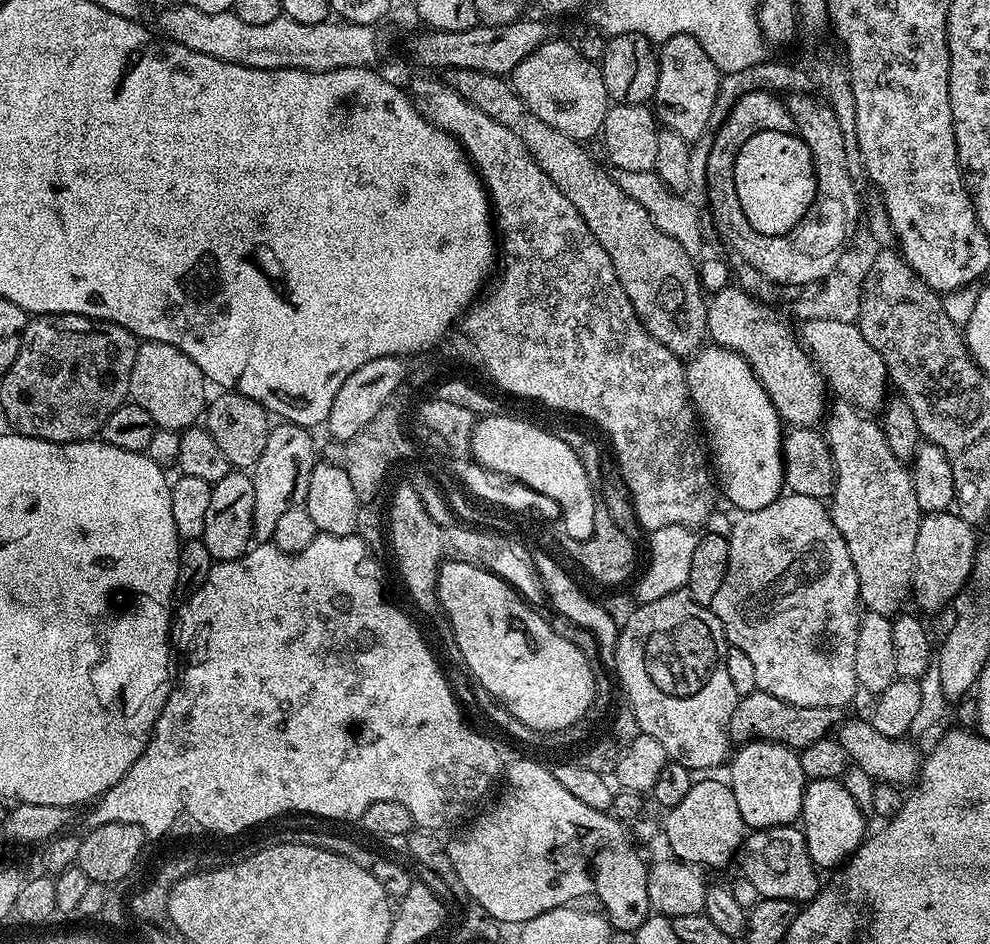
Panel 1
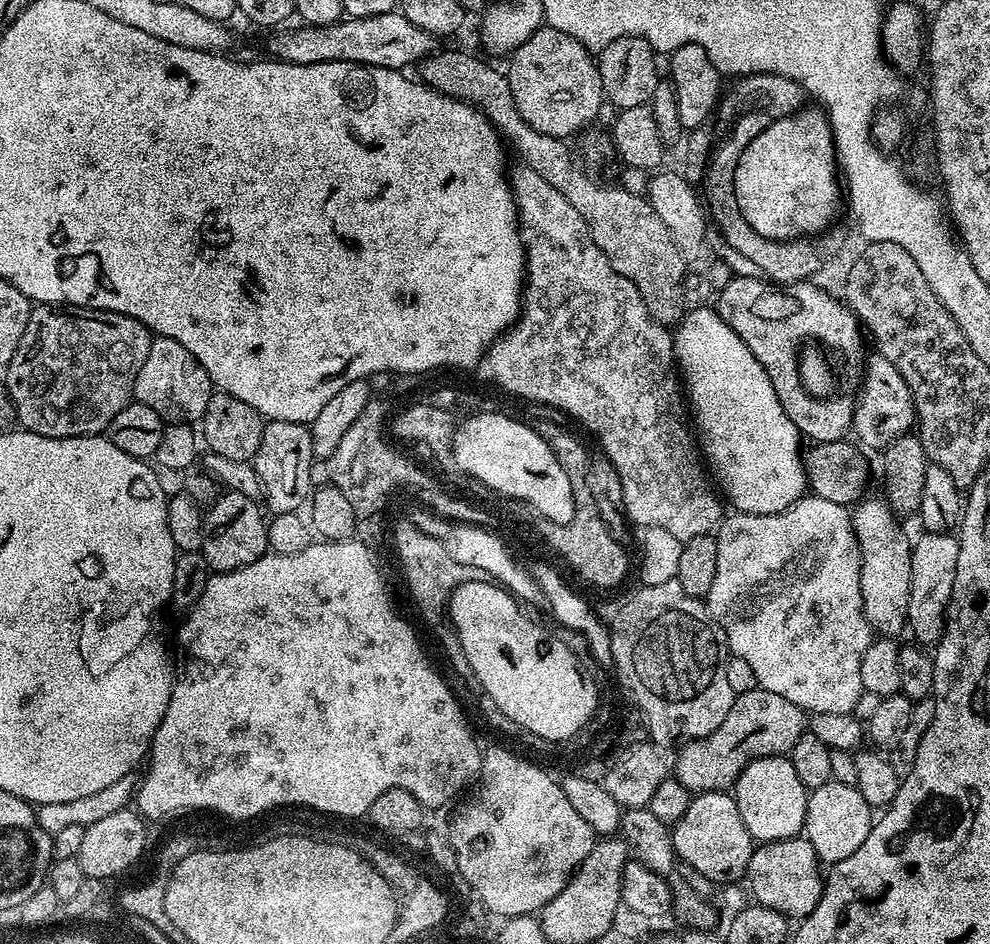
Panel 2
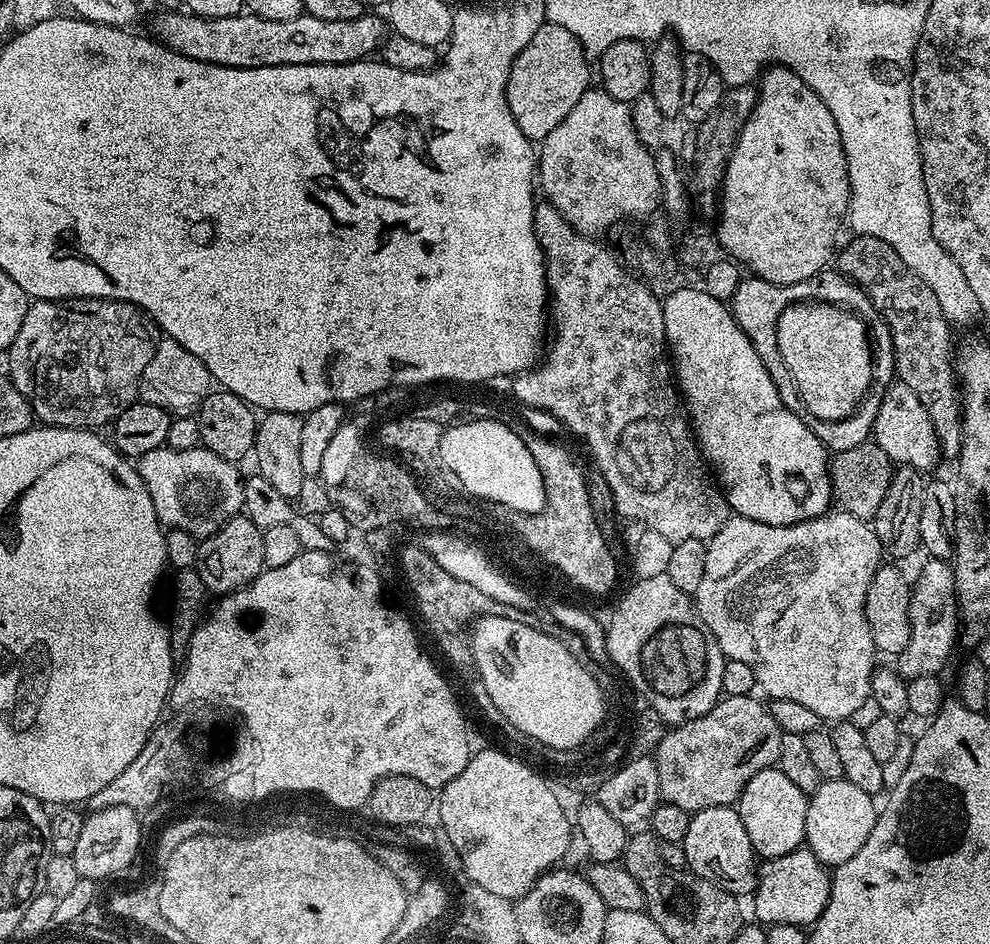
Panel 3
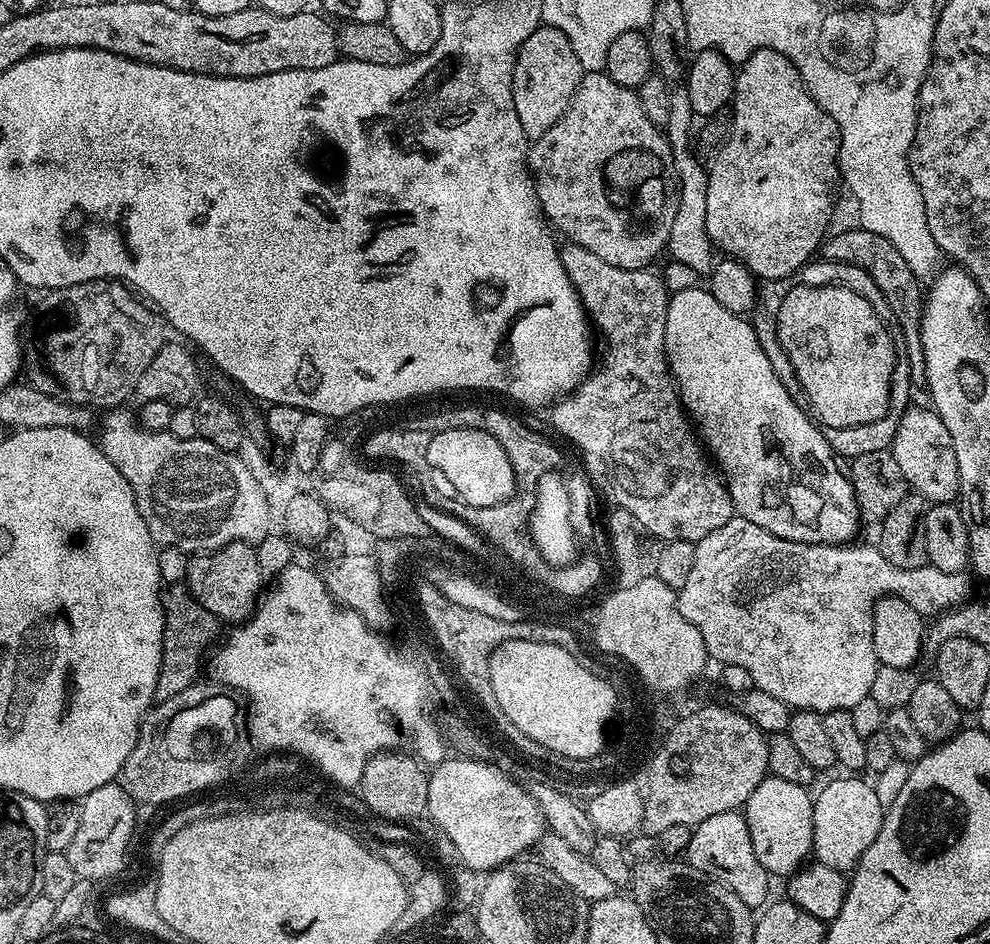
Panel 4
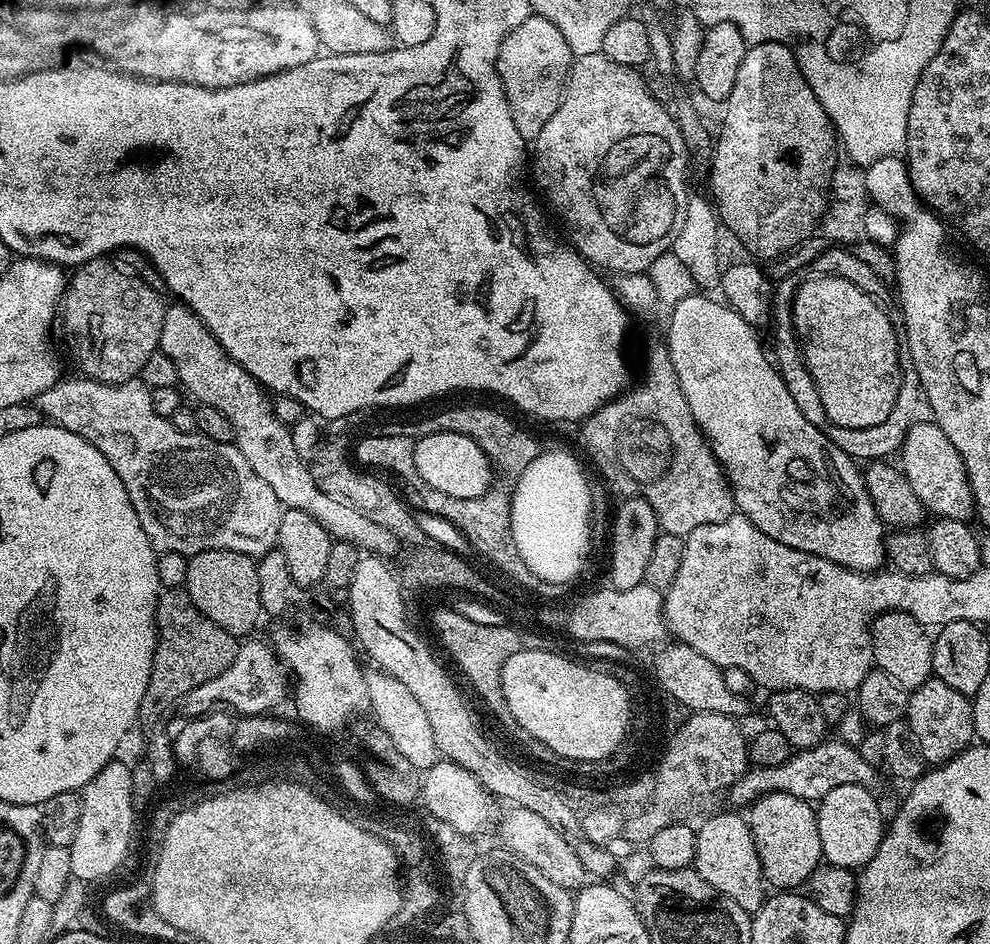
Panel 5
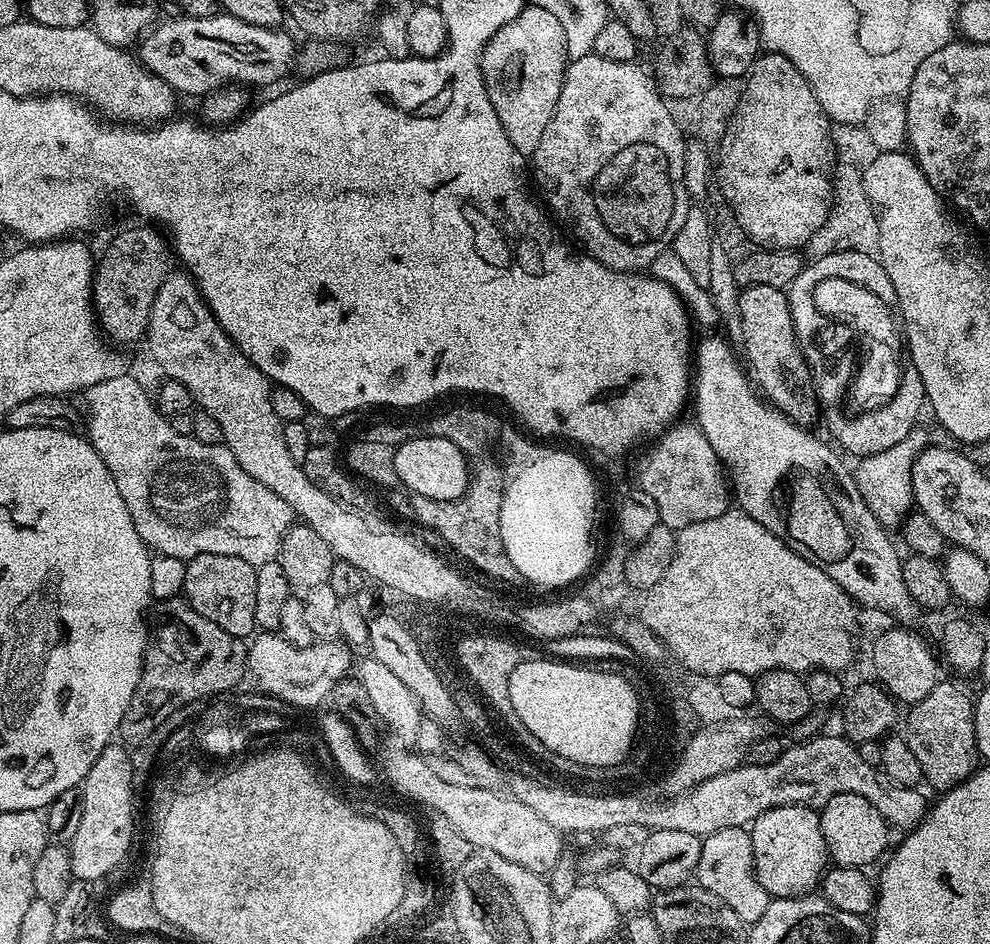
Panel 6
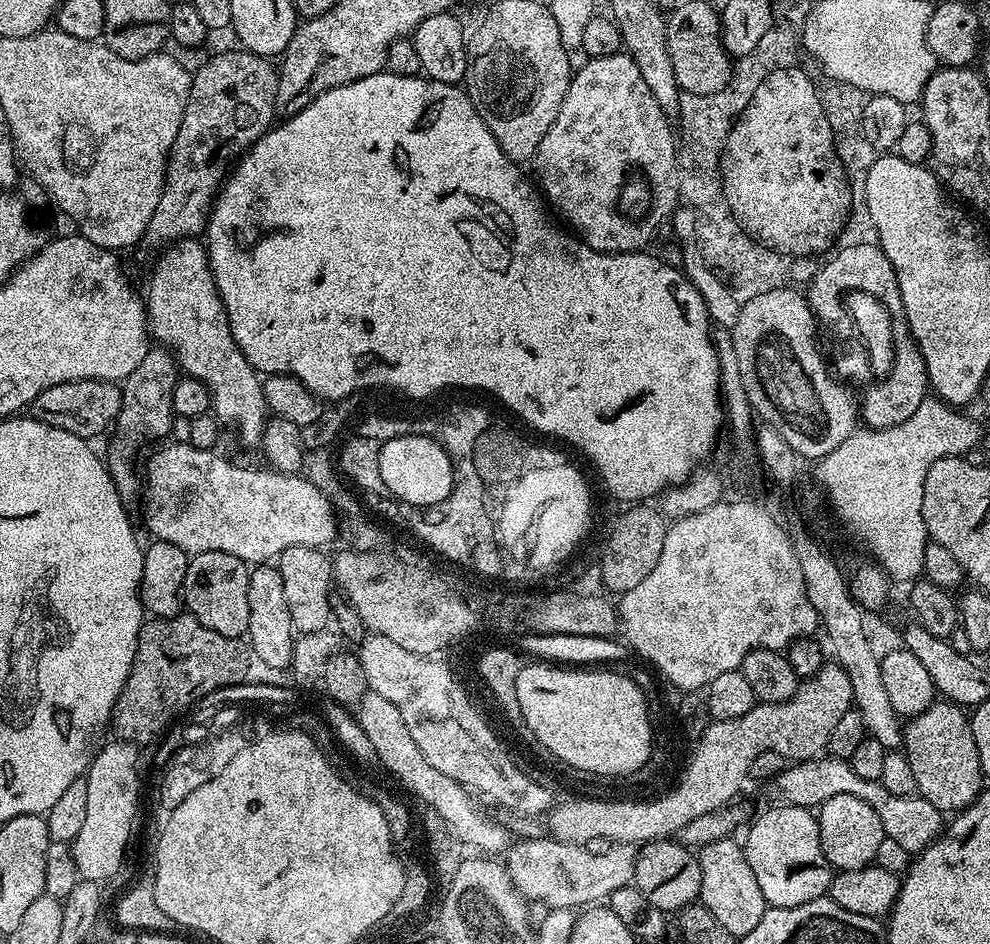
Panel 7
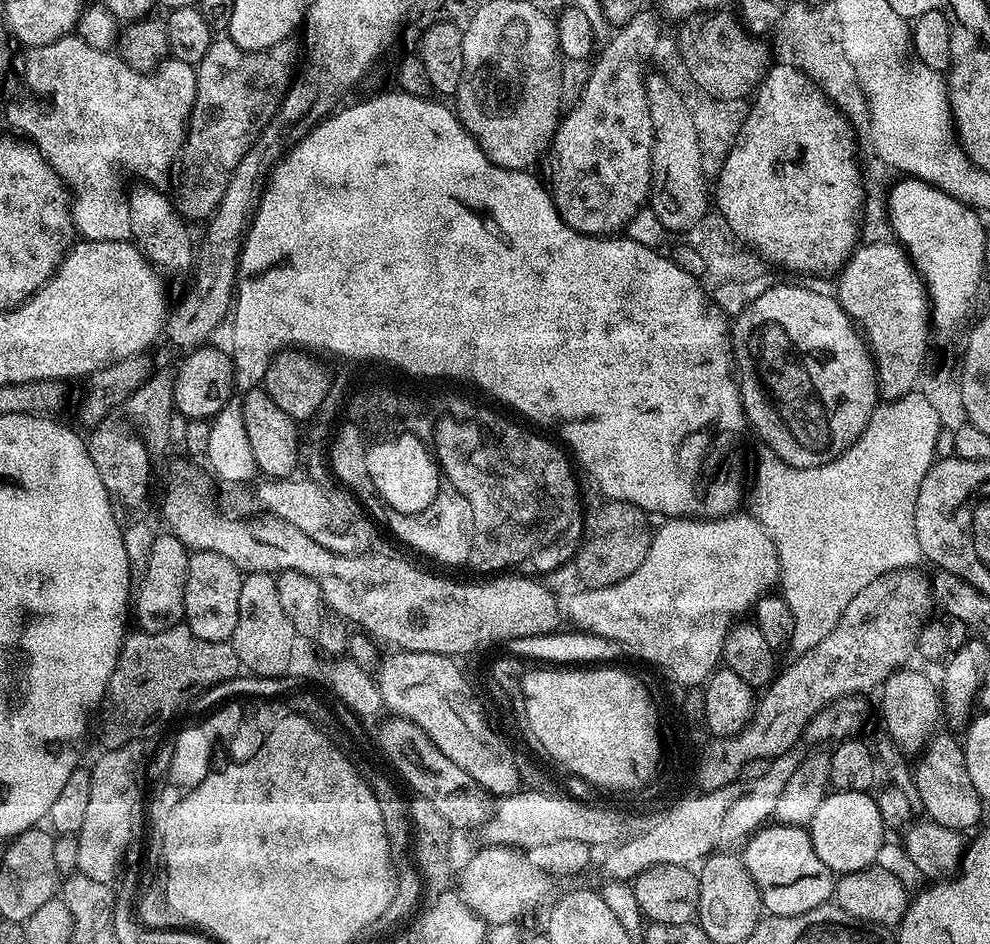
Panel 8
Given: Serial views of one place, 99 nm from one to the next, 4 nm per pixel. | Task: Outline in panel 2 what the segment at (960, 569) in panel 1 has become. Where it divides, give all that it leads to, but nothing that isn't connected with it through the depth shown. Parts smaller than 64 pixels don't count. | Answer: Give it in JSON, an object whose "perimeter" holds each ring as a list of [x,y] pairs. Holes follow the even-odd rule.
{"perimeter":[[[925,531],[924,536],[915,537],[912,545],[912,561],[910,562],[910,606],[908,607],[907,631],[917,640],[917,645],[934,646],[940,641],[944,632],[944,618],[950,602],[950,594],[954,590],[954,574],[958,570],[959,539],[946,532]]]}

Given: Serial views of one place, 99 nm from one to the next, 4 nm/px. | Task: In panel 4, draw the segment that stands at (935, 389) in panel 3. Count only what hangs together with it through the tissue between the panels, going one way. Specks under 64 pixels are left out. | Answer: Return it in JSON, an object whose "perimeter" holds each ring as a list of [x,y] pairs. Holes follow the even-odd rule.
{"perimeter":[[[859,226],[842,230],[842,234],[836,236],[829,235],[823,243],[822,256],[826,260],[840,260],[843,264],[859,266],[866,270],[866,274],[870,274],[870,278],[874,278],[878,290],[882,290],[886,302],[890,302],[890,310],[894,310],[894,318],[898,318],[904,331],[912,379],[916,382],[923,381],[924,355],[920,341],[920,319],[924,313],[925,293],[922,291],[921,281],[916,279],[914,270],[910,270],[906,258],[902,258],[902,254],[898,254],[898,250],[894,250],[894,246],[886,242],[886,238],[881,238],[879,234],[870,234],[870,230]]]}

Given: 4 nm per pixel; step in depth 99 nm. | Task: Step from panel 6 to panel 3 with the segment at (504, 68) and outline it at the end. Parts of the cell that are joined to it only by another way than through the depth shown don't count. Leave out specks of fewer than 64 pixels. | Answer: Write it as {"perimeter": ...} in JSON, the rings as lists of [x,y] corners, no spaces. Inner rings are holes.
{"perimeter":[[[544,23],[538,34],[534,34],[534,38],[526,42],[522,54],[518,54],[510,70],[506,86],[506,102],[510,106],[510,114],[514,114],[514,122],[518,122],[518,130],[522,130],[522,134],[526,134],[528,140],[533,142],[544,140],[546,134],[550,134],[550,130],[554,130],[554,126],[558,126],[558,122],[562,122],[562,118],[566,118],[566,114],[574,110],[578,98],[582,98],[582,94],[590,87],[588,64],[590,64],[589,57],[584,55],[584,48],[578,42],[578,38],[574,38],[570,30],[565,30],[557,24]]]}

